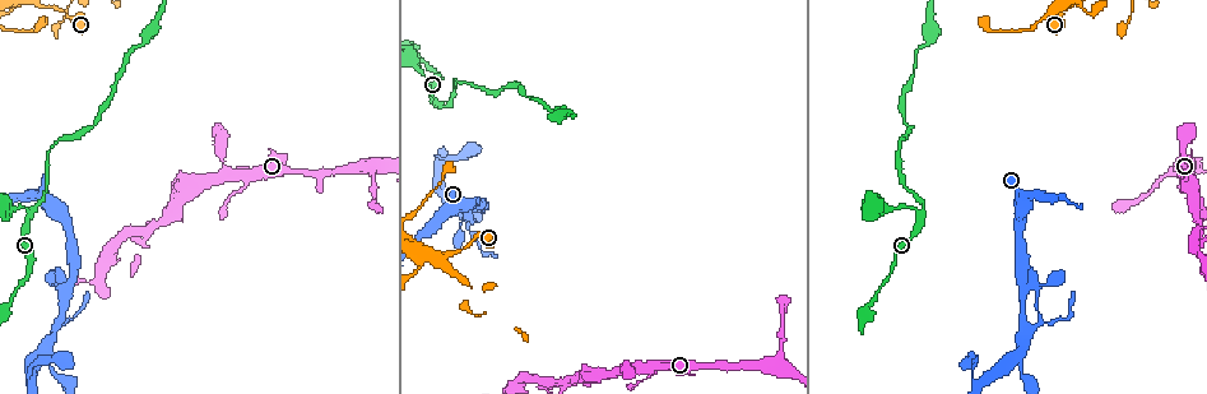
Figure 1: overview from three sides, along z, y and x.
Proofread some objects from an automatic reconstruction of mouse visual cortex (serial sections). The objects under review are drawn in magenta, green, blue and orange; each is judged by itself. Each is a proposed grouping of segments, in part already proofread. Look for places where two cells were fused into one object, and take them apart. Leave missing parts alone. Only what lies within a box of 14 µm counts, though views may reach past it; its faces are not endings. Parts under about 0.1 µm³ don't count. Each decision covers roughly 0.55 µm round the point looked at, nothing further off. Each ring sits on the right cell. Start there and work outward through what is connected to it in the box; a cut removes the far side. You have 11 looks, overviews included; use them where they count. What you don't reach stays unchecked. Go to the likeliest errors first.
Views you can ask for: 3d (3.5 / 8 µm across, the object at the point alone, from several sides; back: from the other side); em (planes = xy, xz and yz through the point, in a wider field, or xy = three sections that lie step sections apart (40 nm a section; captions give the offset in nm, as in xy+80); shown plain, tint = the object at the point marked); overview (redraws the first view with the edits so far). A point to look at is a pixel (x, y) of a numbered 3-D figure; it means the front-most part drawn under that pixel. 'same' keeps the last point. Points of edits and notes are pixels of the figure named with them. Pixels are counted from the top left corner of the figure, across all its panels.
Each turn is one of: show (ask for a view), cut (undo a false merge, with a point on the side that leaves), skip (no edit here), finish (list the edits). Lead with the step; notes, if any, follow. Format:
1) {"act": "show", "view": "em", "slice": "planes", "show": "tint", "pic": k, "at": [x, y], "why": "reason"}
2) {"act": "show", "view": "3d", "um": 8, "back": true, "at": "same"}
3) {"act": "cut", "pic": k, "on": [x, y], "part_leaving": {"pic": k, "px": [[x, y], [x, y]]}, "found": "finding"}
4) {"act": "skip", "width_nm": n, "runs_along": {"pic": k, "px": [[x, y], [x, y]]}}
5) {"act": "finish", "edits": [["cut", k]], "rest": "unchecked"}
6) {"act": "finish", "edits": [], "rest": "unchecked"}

{"act": "show", "view": "3d", "um": 8, "pic": 1, "at": [33, 214], "why": "sharp bend"}

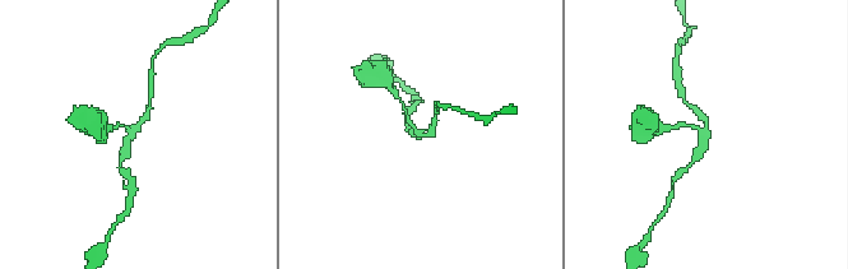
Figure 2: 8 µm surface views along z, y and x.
{"act": "show", "view": "em", "slice": "planes", "show": "tint", "pic": 2, "at": [415, 134], "arms": 3, "arm_widths_nm": [150, 200, 200], "why": "now the EM"}

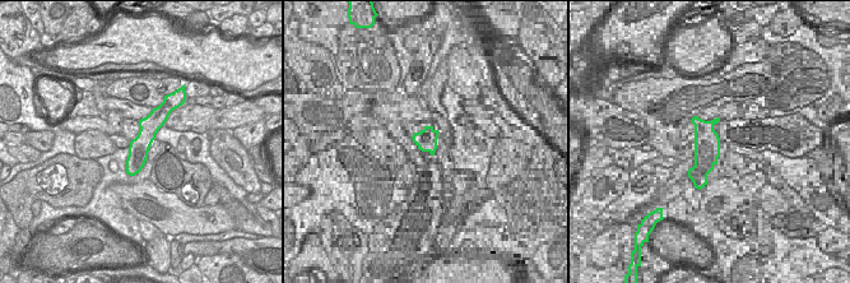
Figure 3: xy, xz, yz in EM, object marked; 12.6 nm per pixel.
{"act": "skip", "runs_along": {"pic": 2, "px": [[121, 165], [128, 140], [148, 109]]}, "found": "one cell here"}

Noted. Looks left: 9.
{"act": "show", "view": "3d", "um": 8, "back": true, "pic": 1, "at": [776, 367], "why": "arms part here"}

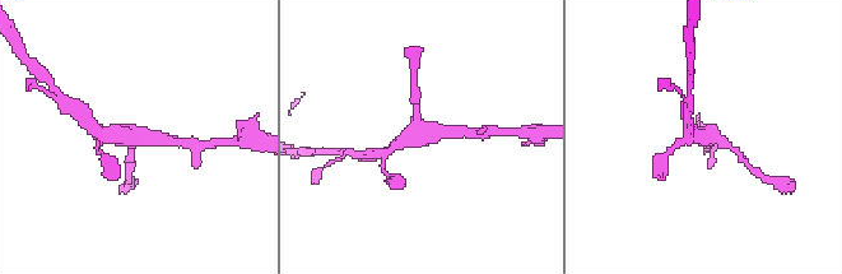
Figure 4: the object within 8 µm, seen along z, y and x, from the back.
{"act": "show", "view": "em", "slice": "xy", "step": 5, "show": "tint", "pic": 4, "at": [712, 136]}

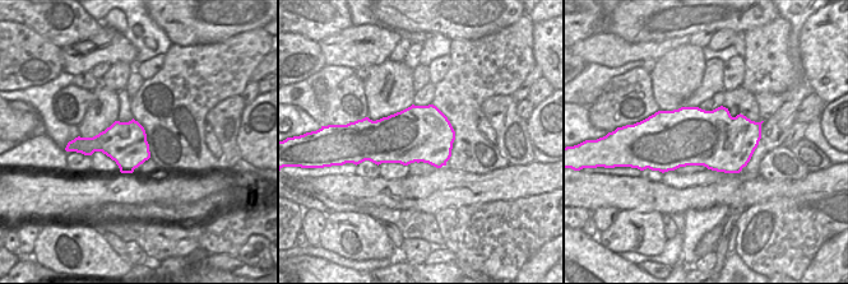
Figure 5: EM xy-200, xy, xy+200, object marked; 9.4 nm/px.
{"act": "skip", "arm_widths_nm": [150, 300, 400], "runs_along": {"pic": 4, "px": [[459, 133], [426, 134], [415, 102]]}, "found": "one cell here"}

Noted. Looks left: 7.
{"act": "show", "view": "em", "slice": "planes", "show": "tint", "pic": 1, "at": [1083, 9], "why": "abrupt turn"}

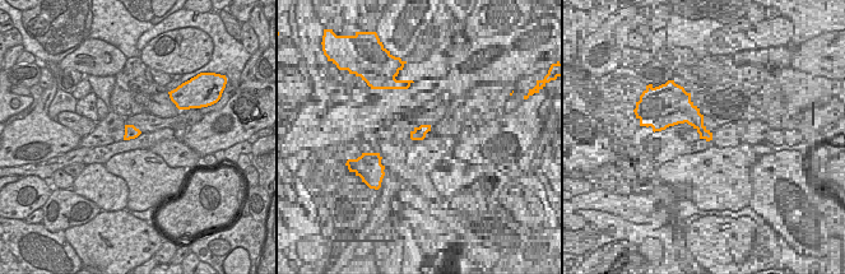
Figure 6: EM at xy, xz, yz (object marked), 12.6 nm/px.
{"act": "show", "view": "3d", "um": 3.5, "at": "same", "why": "see where the arms go"}

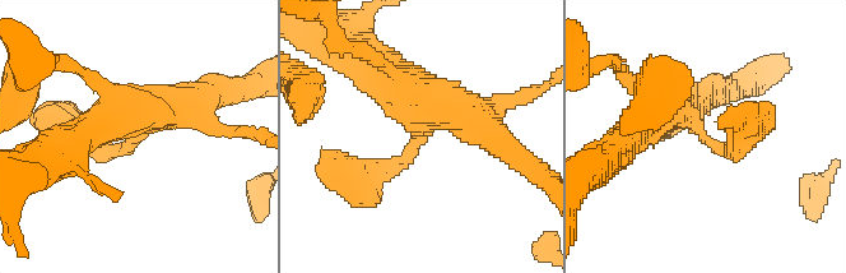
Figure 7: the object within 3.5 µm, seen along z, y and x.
{"act": "skip", "arm_widths_nm": [200, 450], "runs_along": {"pic": 7, "px": [[480, 109], [446, 111], [367, 186]]}, "found": "all the same cell"}

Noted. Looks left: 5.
{"act": "show", "view": "3d", "um": 3.5, "pic": 1, "at": [1026, 292], "why": "arms part here"}

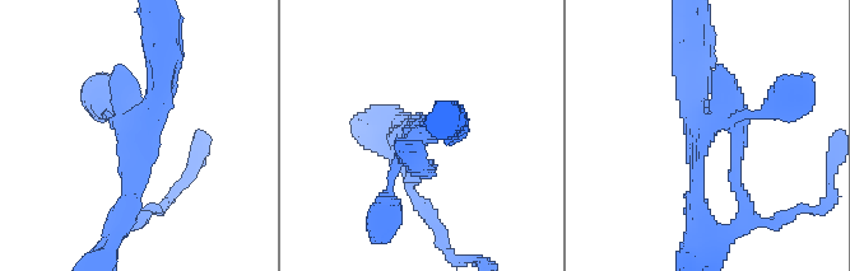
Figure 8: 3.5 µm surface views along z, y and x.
{"act": "skip", "runs_along": {"pic": 8, "px": [[163, 46], [128, 210]]}, "found": "one cell here"}

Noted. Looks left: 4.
{"act": "finish", "edits": [], "rest": "unchecked"}

